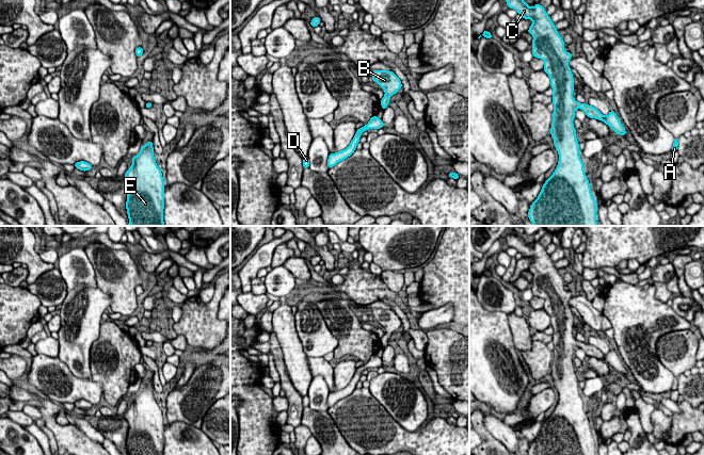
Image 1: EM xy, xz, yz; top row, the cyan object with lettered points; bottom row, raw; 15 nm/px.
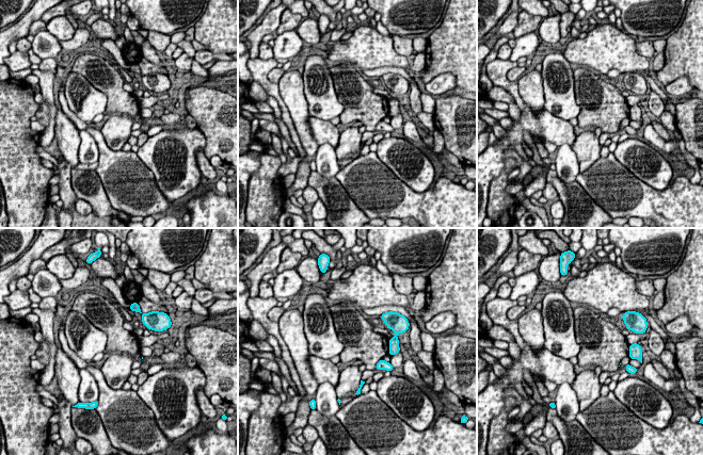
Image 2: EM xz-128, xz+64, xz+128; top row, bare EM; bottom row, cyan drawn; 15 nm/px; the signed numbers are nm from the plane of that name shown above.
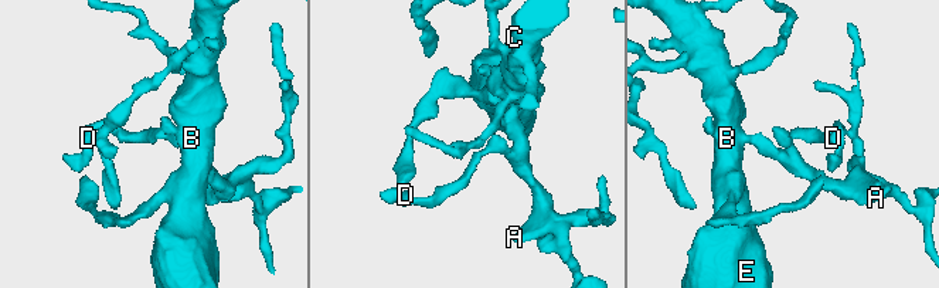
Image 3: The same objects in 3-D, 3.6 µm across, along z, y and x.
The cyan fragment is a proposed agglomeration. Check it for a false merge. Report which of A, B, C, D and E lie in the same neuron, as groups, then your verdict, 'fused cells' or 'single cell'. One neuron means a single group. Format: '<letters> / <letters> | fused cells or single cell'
A B C D E | single cell

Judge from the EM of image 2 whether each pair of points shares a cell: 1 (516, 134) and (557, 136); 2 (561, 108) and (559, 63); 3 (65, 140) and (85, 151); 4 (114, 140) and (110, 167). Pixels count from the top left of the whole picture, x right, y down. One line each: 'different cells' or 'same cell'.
1: same cell
2: same cell
3: different cells
4: different cells

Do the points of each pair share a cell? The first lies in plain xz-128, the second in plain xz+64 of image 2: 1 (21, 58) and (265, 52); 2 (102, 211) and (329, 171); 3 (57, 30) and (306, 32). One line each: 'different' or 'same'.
1: different
2: different
3: same

